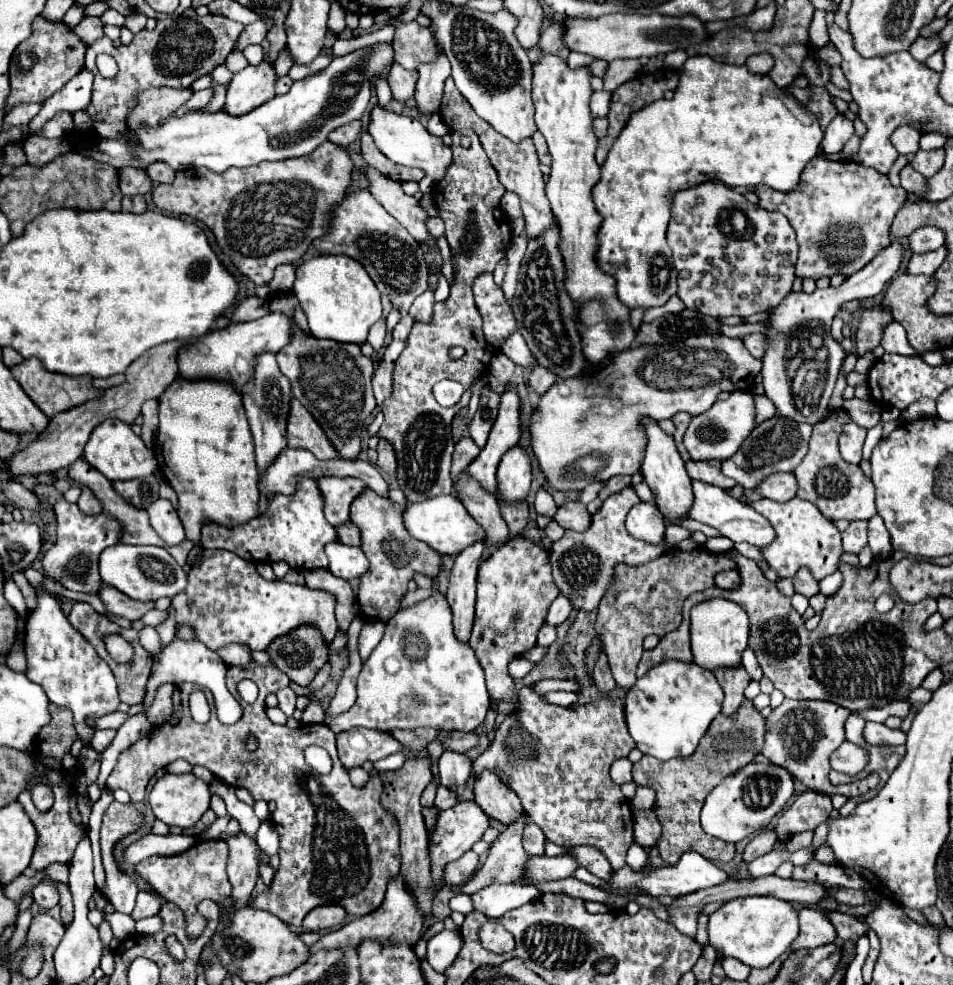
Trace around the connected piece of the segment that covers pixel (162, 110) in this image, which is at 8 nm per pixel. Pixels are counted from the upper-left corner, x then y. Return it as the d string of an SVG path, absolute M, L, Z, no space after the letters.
M168 86L140 92L138 106L134 108L134 112L130 112L126 124L128 128L140 128L142 126L140 122L146 122L146 126L156 128L180 106L184 106L192 94L194 94L192 88L168 88Z

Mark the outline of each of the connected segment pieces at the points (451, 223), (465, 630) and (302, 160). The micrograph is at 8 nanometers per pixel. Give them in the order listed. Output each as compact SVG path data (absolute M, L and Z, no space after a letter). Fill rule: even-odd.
M460 130L452 132L452 138L454 162L448 166L446 176L434 186L432 196L438 210L442 210L442 218L446 222L454 282L450 284L448 300L434 304L432 320L414 322L406 338L406 348L396 360L394 392L384 402L384 424L378 432L378 438L390 440L396 448L396 478L410 504L440 494L452 494L450 458L454 450L454 440L450 434L450 424L454 414L462 406L468 406L472 396L472 384L490 370L490 362L496 356L494 346L484 338L482 332L482 318L472 298L472 282L484 272L494 272L496 264L506 256L506 248L512 240L510 222L502 218L500 210L504 186L498 182L498 172L490 164L478 136L472 130ZM462 136L468 136L472 140L470 148L460 146ZM454 344L464 346L466 350L464 358L460 358L458 362L446 356L446 350ZM444 378L456 380L466 388L462 400L452 408L442 408L432 394L432 386Z
M484 542L470 544L464 548L454 562L450 572L450 586L448 586L448 602L454 614L454 634L468 642L472 620L474 620L474 602L476 602L476 572L480 566Z
M322 144L310 156L288 158L278 162L262 162L250 168L228 168L218 174L208 168L188 168L176 174L172 184L158 184L152 192L154 204L168 214L186 214L196 220L202 220L216 236L220 248L232 256L234 266L256 284L268 284L272 272L278 264L296 262L304 256L314 238L320 238L326 232L326 216L338 200L346 194L352 174L350 156L336 144Z

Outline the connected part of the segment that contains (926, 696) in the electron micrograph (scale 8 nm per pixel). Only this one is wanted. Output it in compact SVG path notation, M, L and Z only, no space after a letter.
M916 688L914 692L910 692L908 700L912 706L922 706L922 704L926 704L926 700L930 700L930 696L932 696L932 692L928 692L924 688Z

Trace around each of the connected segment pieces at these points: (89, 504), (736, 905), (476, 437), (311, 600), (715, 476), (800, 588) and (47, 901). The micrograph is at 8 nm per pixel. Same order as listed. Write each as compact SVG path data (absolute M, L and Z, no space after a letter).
M82 488L82 496L80 496L80 500L78 500L78 508L80 508L82 512L90 514L90 516L96 516L96 514L102 512L100 502L96 500L96 496L94 496L88 488Z
M750 896L734 898L724 902L708 918L708 944L718 950L724 958L736 958L750 968L766 968L780 954L784 954L792 940L798 936L796 910L772 896Z
M486 384L482 388L482 396L480 396L480 408L470 424L470 438L482 448L488 440L488 432L498 416L498 404L500 404L500 394L494 392L490 388L490 384Z
M204 550L202 560L188 574L186 592L172 598L166 614L174 618L176 628L188 624L210 650L220 650L234 642L248 644L252 650L266 650L270 640L290 632L298 624L316 624L324 640L332 642L338 626L334 602L334 596L324 590L310 590L284 580L264 580L254 562L242 560L234 552Z
M688 460L686 470L688 470L688 476L692 480L702 480L702 482L720 486L724 490L728 490L736 484L732 478L722 474L720 460Z
M802 568L794 578L794 589L795 592L800 592L800 594L810 598L810 596L814 596L818 592L818 582L810 576L810 572L806 568Z
M40 882L34 890L32 890L32 896L34 896L34 904L38 906L40 912L48 912L50 908L54 908L58 904L58 892L52 884L48 882Z

